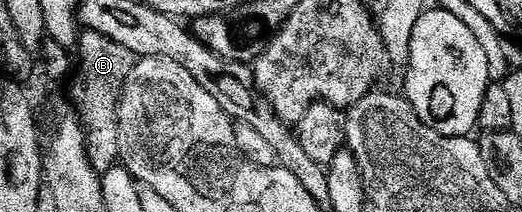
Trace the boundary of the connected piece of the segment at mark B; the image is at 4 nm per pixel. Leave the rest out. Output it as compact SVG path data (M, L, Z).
M88 29L81 31L76 53L78 53L78 58L76 54L74 83L70 86L68 98L74 107L74 113L82 121L82 128L86 133L88 160L97 174L104 175L120 162L118 101L124 84L132 72L136 57L123 45L110 40L108 36Z

